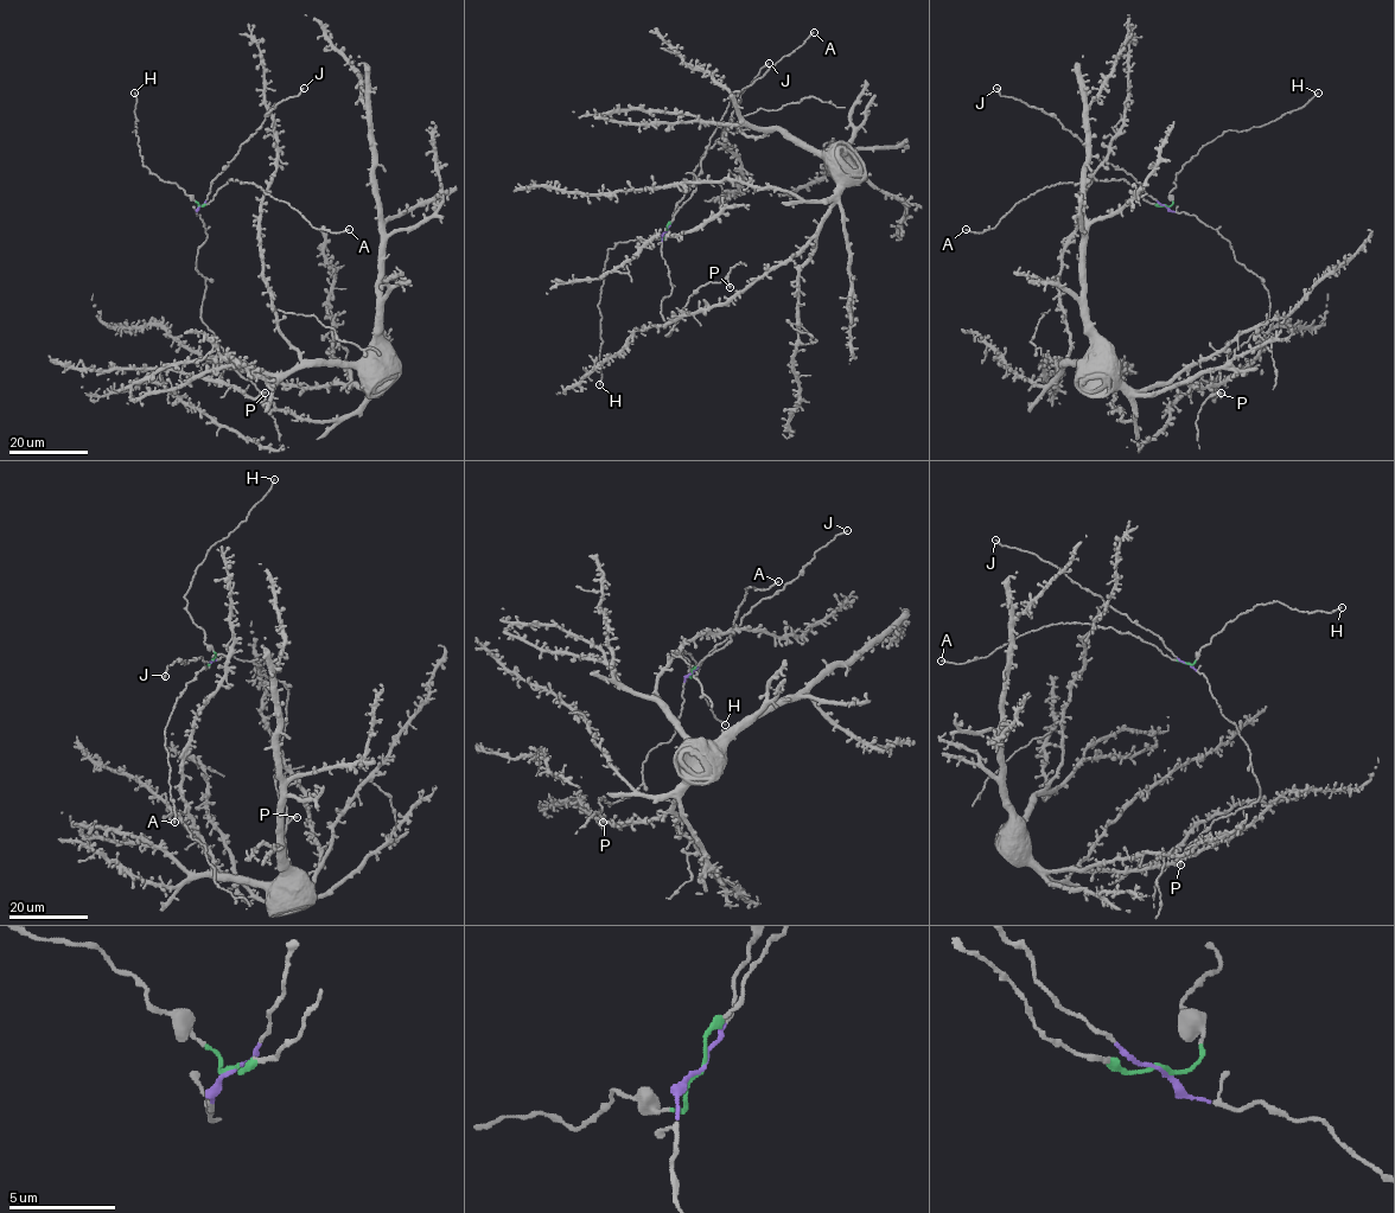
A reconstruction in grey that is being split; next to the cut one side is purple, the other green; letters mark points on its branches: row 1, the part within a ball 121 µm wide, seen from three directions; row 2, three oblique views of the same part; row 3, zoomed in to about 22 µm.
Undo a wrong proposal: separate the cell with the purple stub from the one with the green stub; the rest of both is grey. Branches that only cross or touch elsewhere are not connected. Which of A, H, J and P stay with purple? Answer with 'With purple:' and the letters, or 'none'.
With purple: J, P

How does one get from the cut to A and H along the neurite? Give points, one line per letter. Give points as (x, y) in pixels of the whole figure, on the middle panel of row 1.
A: (666, 231), (675, 212), (695, 190), (706, 146), (728, 103), (814, 32)
H: (666, 231), (663, 238), (651, 235), (643, 242), (618, 242), (607, 250), (598, 308), (603, 343), (599, 384)

